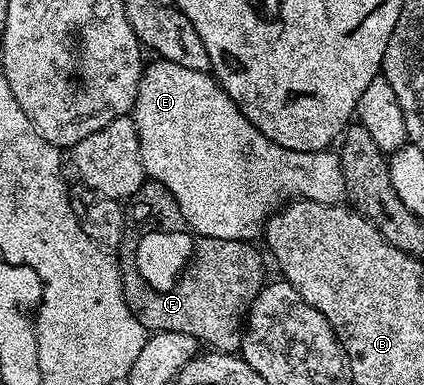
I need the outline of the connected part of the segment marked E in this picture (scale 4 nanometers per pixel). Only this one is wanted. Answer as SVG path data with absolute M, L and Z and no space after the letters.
M159 57L151 60L153 63L143 68L140 72L140 84L136 94L136 103L130 112L130 118L136 122L138 129L138 141L142 149L142 165L144 174L151 182L160 183L172 194L182 217L188 223L189 228L197 236L205 235L208 239L228 239L227 241L253 241L259 240L269 219L280 210L281 207L298 199L313 199L316 203L326 203L336 205L345 198L344 178L340 168L340 157L335 150L325 149L322 151L295 151L286 149L270 137L266 137L251 123L246 116L238 109L238 105L224 90L209 72L199 71L198 69L186 69L183 65L174 65L174 61L166 61Z

